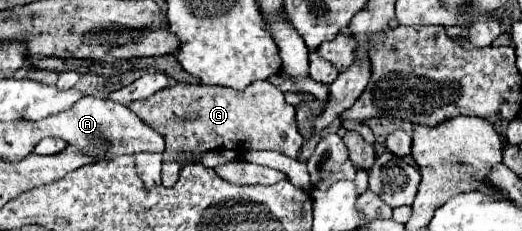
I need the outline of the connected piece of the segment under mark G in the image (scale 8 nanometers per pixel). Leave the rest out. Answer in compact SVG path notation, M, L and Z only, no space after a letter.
M255 81L245 91L235 91L229 87L211 85L187 85L177 83L165 87L147 99L139 99L127 105L145 125L159 131L165 139L165 159L163 159L163 185L171 187L179 179L183 165L177 153L203 155L219 147L233 149L237 153L247 151L279 151L287 157L297 157L303 147L303 137L297 129L295 107L287 105L283 93L275 89L269 81Z

